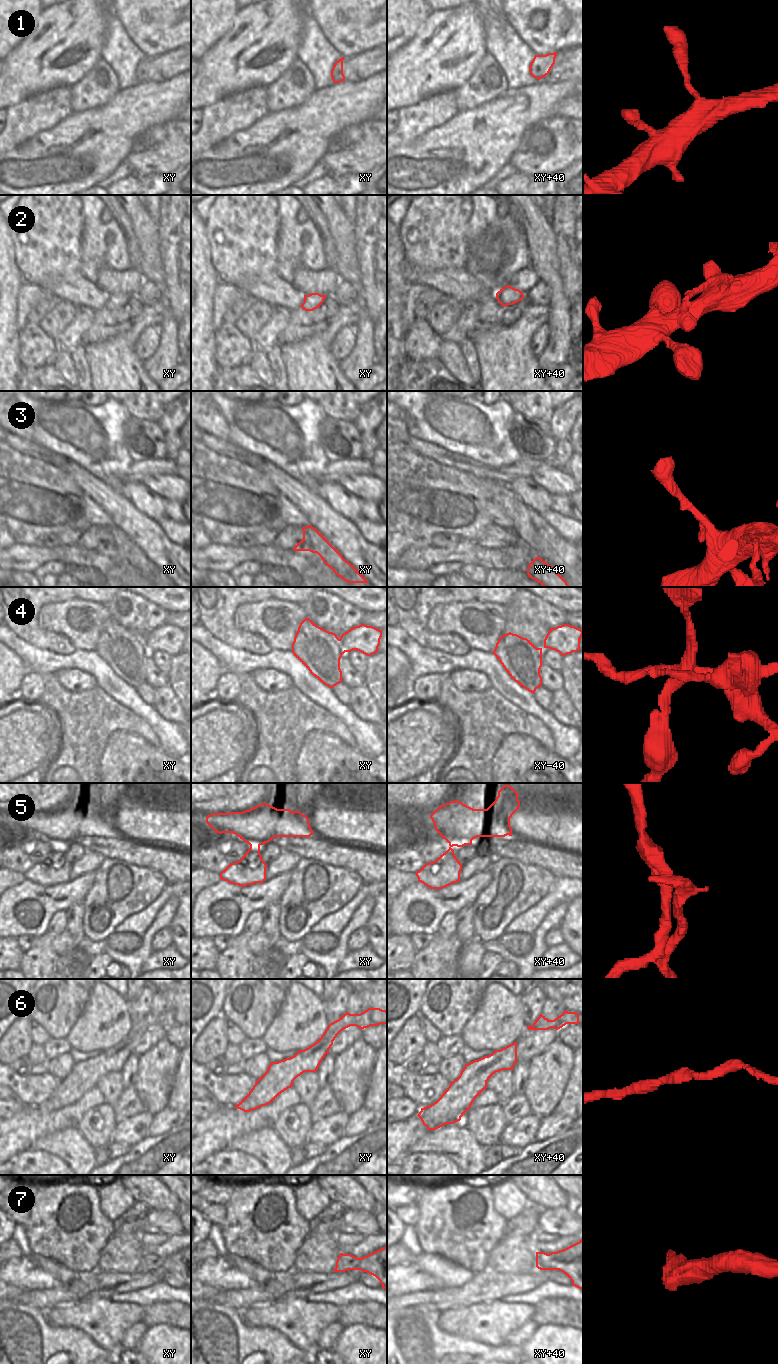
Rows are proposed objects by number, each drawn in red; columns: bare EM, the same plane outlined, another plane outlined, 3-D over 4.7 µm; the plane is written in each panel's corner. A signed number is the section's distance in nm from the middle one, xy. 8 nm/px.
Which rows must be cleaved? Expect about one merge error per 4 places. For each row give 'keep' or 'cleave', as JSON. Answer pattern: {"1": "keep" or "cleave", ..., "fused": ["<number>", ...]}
{"1": "keep", "2": "keep", "3": "cleave", "4": "cleave", "5": "cleave", "6": "keep", "7": "keep", "fused": ["3", "4", "5"]}

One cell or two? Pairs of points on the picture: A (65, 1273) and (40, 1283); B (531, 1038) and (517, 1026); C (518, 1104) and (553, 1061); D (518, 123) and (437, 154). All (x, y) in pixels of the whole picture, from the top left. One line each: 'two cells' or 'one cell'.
A: two cells
B: two cells
C: two cells
D: one cell

